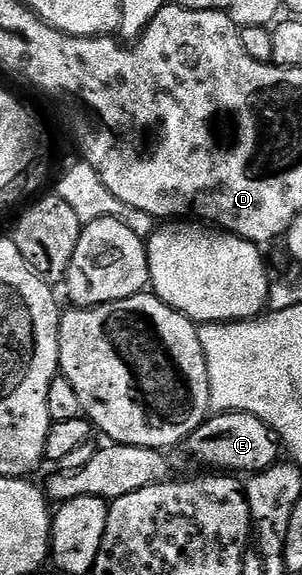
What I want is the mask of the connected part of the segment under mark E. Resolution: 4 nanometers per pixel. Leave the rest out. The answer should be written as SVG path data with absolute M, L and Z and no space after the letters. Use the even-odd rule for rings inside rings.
M246 411L213 413L195 429L183 444L201 463L221 473L256 473L275 465L282 458L283 444L267 421L259 421Z

